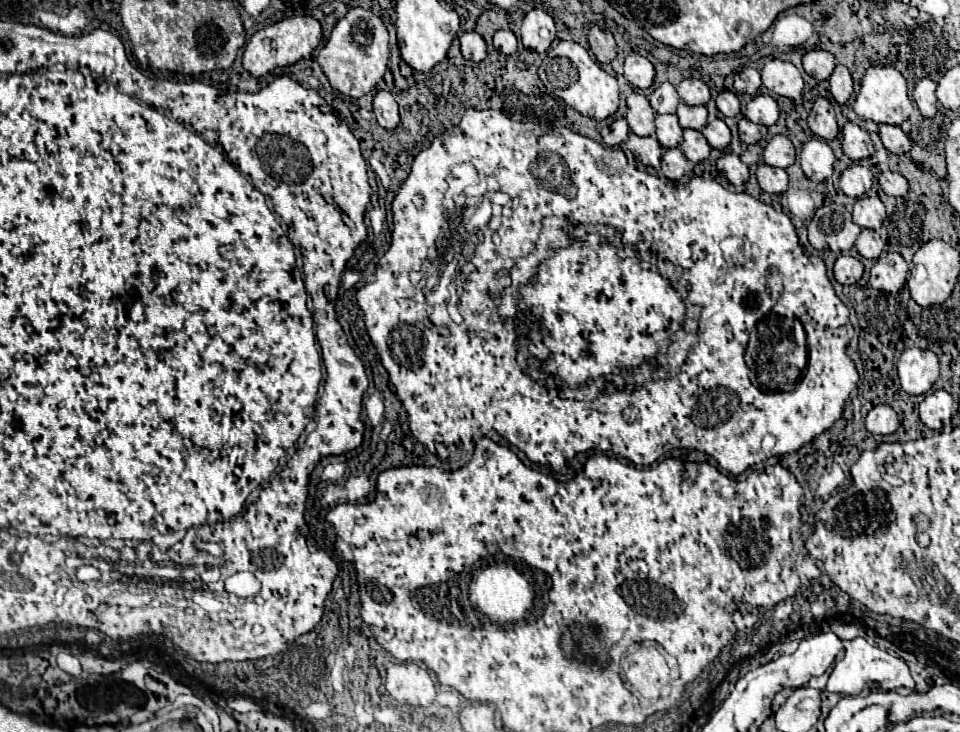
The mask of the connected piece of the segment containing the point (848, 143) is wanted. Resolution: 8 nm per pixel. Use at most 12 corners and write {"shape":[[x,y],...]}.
{"shape":[[853,122],[841,130],[843,152],[851,160],[873,154],[869,134]]}

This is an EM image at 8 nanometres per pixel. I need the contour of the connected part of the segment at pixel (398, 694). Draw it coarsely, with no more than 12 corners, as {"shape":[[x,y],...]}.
{"shape":[[391,664],[385,688],[395,700],[429,706],[437,696],[429,670]]}

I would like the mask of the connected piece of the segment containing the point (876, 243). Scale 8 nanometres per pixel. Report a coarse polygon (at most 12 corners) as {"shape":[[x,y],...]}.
{"shape":[[863,230],[855,242],[863,258],[877,258],[883,240],[875,230]]}

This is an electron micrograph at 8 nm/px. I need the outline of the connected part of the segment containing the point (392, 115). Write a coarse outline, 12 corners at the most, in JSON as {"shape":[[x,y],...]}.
{"shape":[[389,90],[373,98],[379,126],[393,130],[399,124],[397,102]]}

